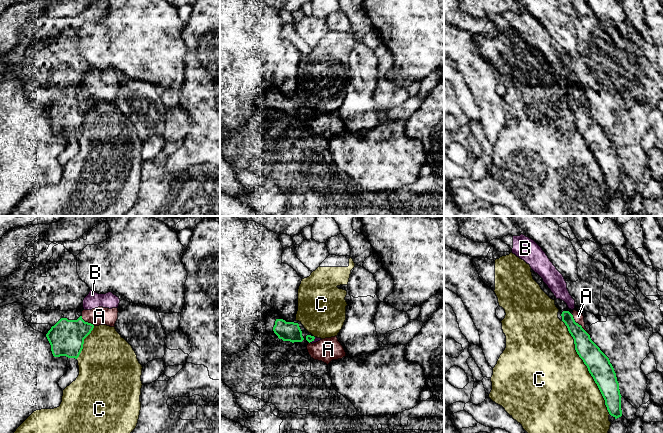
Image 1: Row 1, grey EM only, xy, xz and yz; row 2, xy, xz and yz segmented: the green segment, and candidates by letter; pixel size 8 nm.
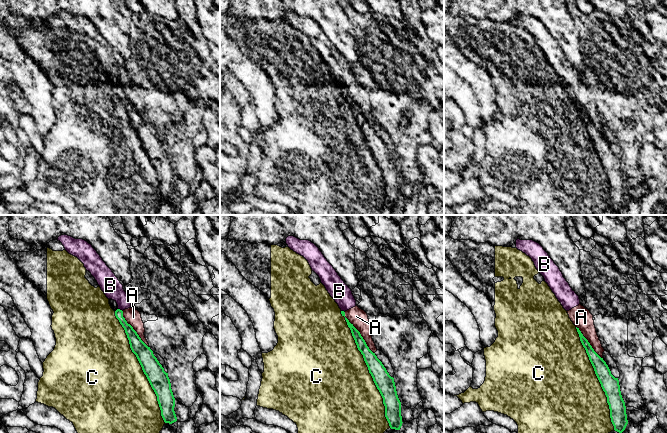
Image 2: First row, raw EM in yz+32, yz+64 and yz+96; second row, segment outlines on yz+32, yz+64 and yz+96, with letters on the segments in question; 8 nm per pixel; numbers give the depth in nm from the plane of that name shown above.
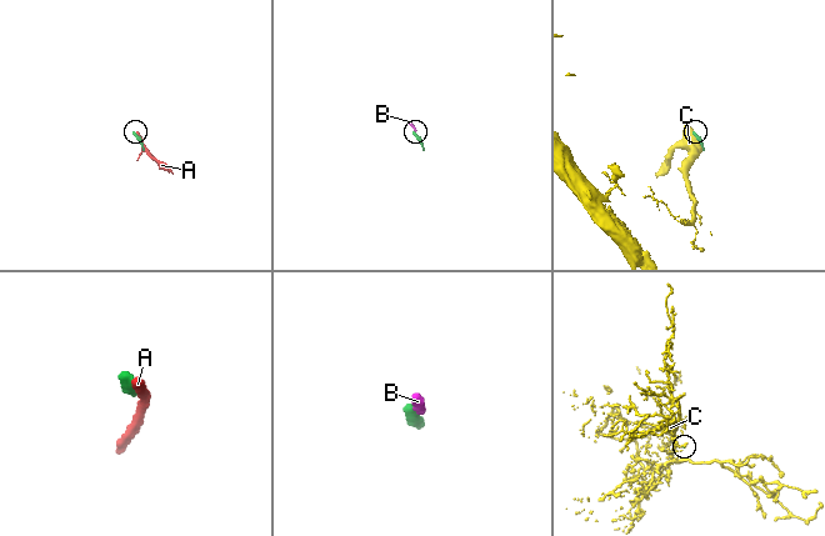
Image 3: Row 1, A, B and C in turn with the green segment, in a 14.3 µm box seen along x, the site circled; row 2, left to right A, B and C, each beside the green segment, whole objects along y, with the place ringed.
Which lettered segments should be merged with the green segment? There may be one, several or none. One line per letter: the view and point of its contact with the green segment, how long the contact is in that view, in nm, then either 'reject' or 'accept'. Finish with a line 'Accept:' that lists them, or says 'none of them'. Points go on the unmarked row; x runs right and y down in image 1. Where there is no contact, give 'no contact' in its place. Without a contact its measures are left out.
A: yz (578, 100) | 220 nm | reject
B: xz (312, 116) | 70 nm | reject
C: yz (587, 143) | 850 nm | reject
Accept: none of them

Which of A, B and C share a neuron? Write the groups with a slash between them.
A B / C

